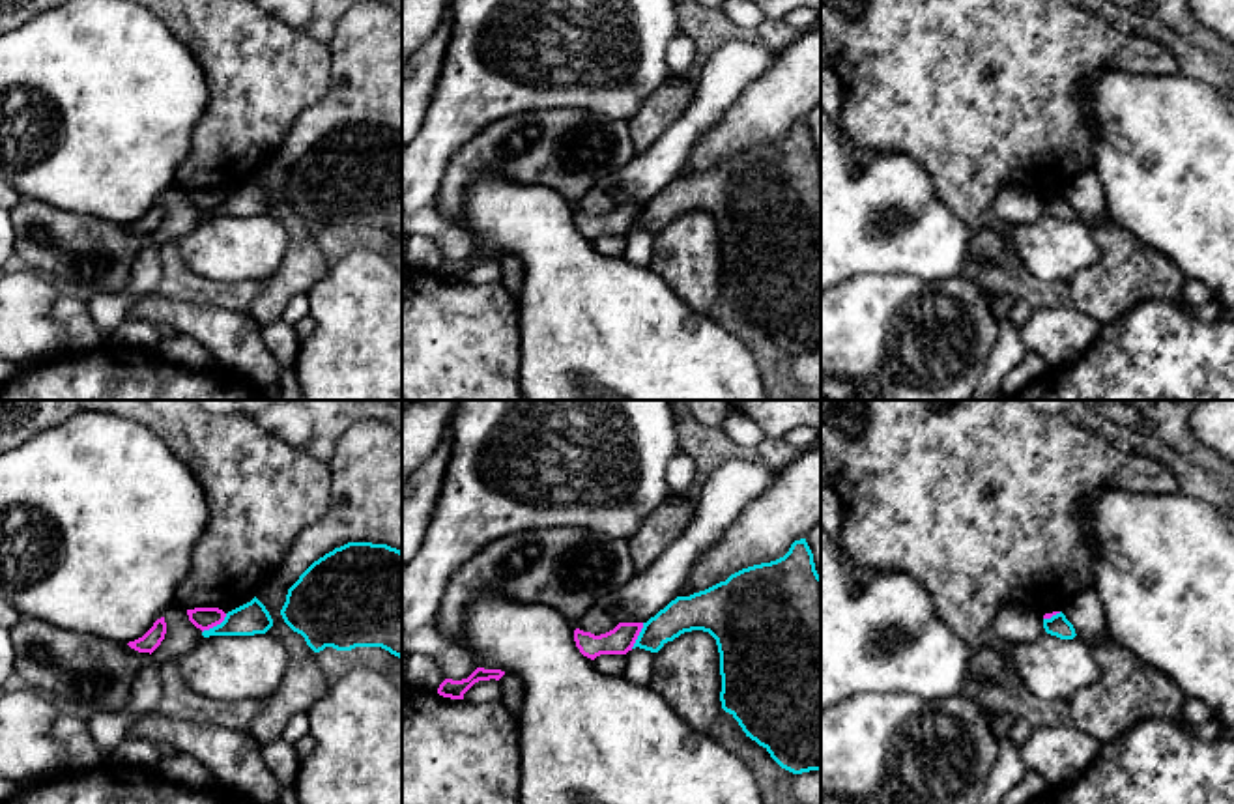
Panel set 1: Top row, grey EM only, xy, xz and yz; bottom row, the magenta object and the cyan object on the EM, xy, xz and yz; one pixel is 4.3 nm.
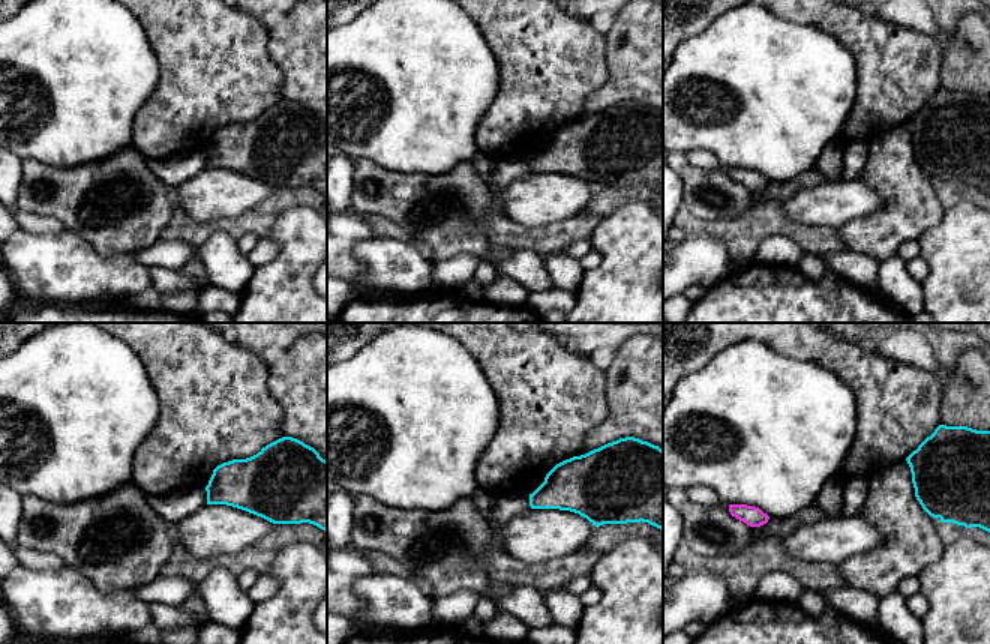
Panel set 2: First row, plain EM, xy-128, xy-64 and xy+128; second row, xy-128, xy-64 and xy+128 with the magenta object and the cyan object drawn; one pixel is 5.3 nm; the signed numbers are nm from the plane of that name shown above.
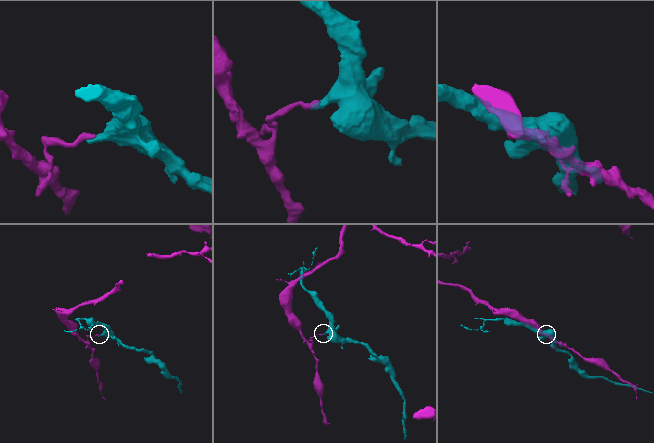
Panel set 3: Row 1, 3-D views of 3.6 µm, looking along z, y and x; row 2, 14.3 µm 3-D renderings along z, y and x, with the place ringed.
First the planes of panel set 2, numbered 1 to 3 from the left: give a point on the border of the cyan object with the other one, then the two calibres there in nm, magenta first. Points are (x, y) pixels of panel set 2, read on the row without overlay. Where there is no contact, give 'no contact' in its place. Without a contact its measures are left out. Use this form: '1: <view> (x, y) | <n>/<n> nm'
1: no contact
2: no contact
3: no contact

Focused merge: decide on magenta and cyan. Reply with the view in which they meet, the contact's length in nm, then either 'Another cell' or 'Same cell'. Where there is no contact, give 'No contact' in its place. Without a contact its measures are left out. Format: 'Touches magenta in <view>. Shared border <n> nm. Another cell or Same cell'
Touches magenta in xy. Shared border 140 nm. Another cell

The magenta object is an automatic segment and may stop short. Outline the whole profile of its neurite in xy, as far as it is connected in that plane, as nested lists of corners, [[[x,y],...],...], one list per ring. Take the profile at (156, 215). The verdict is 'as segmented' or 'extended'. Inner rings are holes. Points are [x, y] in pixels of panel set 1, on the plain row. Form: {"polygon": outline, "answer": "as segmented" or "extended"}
{"polygon": [[[165,198],[157,200],[153,208],[138,221],[129,223],[127,226],[138,234],[153,234],[166,215],[166,204]]], "answer": "as segmented"}

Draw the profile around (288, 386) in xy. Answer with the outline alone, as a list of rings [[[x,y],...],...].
[[[280,368],[279,389],[282,400],[301,400],[301,389],[294,368]]]

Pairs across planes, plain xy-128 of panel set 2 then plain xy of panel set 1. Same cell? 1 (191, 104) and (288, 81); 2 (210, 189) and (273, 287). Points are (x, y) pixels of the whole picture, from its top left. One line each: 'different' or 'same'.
1: same
2: different

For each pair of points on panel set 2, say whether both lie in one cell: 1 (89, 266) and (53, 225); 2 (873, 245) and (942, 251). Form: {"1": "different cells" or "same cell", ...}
{"1": "different cells", "2": "different cells"}

